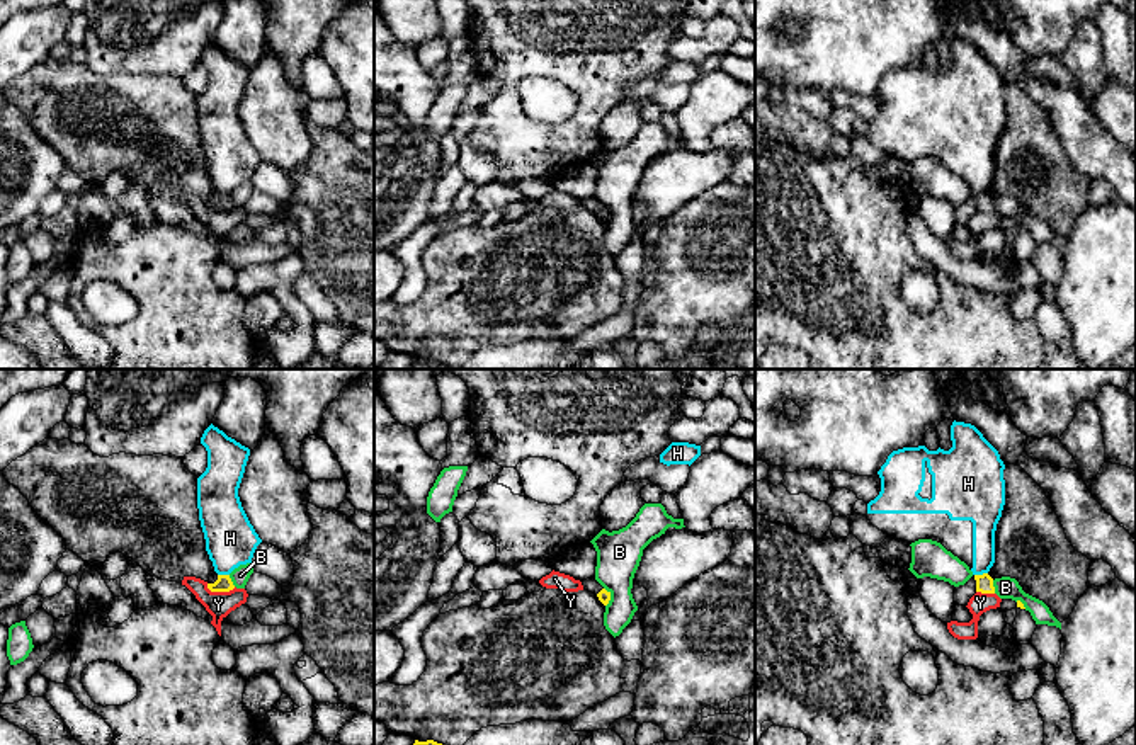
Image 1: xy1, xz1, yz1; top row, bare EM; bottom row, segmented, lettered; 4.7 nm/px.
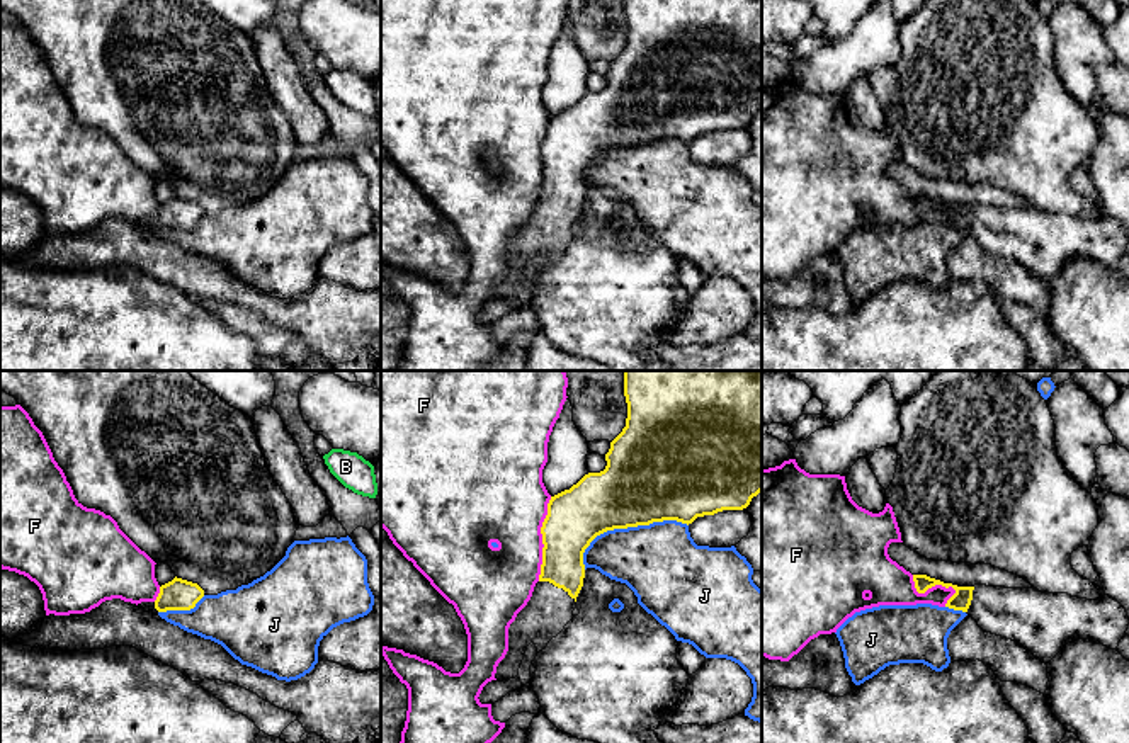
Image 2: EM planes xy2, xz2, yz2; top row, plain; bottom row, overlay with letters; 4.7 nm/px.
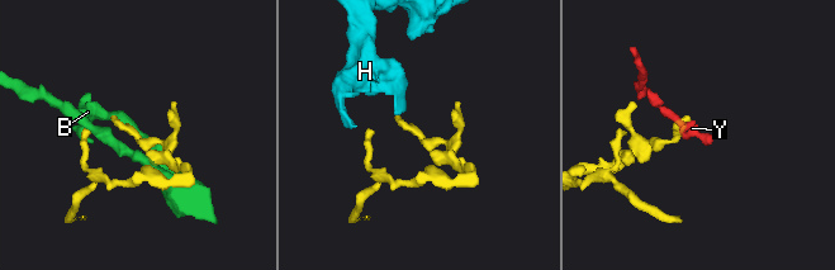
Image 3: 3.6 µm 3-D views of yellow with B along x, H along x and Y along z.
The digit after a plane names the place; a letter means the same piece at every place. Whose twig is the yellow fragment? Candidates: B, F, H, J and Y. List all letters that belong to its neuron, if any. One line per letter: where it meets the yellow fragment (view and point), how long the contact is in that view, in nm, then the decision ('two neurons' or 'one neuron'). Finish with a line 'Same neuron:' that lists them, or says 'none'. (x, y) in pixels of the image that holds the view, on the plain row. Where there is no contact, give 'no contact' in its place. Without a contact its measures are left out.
B: yz1 (994, 206) | 70 nm | two neurons
F: xz2 (543, 158) | 400 nm | two neurons
H: yz1 (980, 194) | 70 nm | two neurons
J: xz2 (626, 147) | 550 nm | two neurons
Y: xy1 (220, 210) | 140 nm | two neurons
Same neuron: none

